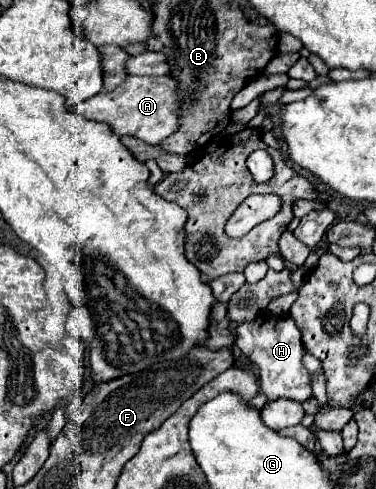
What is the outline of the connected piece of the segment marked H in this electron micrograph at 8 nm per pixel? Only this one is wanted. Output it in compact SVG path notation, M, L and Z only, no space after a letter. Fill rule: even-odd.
M276 318L272 320L272 324L262 324L262 322L264 320L260 320L260 324L256 322L240 324L236 328L236 346L262 372L260 390L266 394L268 400L278 400L278 398L290 398L296 402L308 400L312 396L312 386L308 370L302 364L304 348L300 340L300 330L296 328L292 318Z

